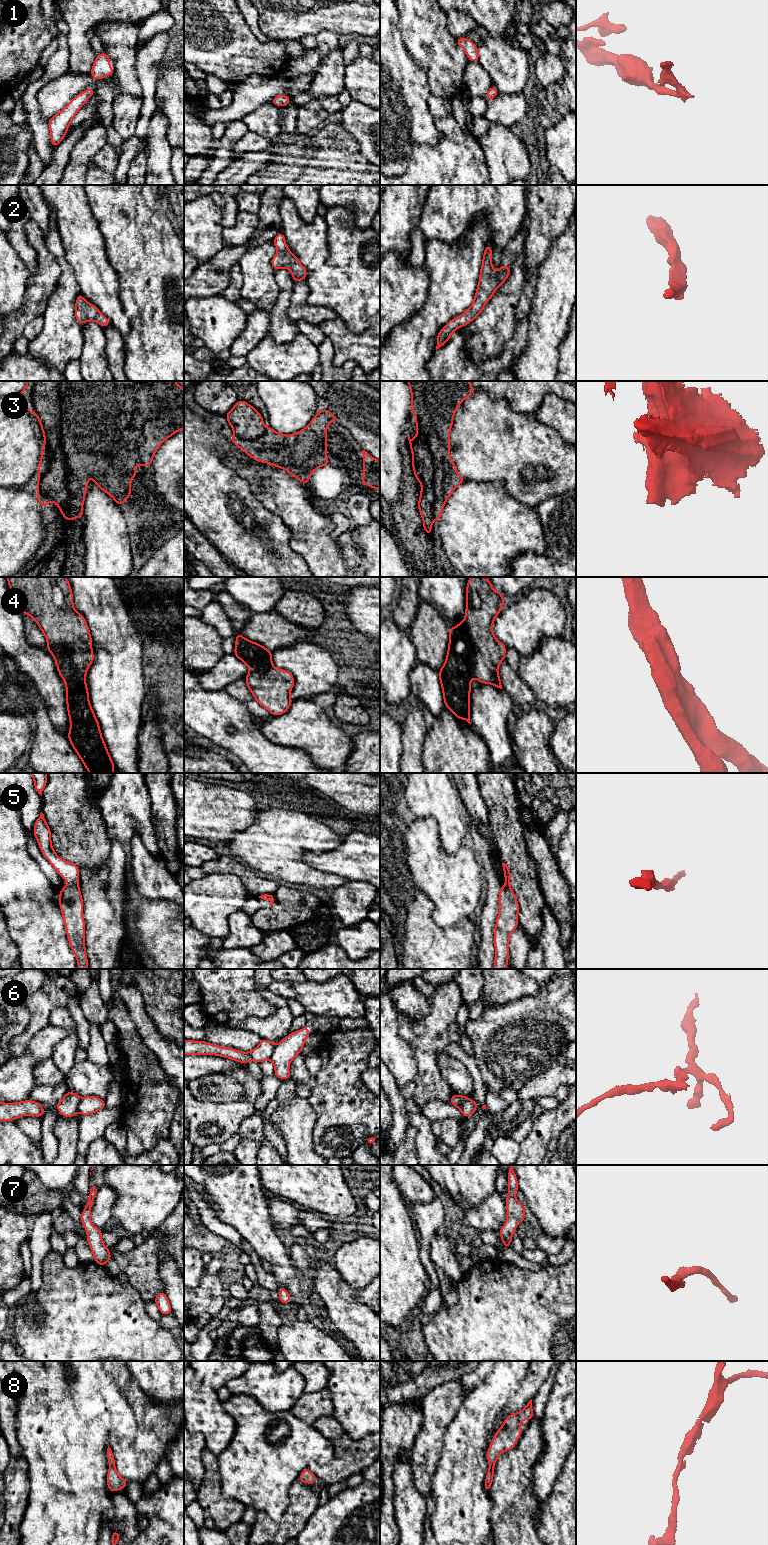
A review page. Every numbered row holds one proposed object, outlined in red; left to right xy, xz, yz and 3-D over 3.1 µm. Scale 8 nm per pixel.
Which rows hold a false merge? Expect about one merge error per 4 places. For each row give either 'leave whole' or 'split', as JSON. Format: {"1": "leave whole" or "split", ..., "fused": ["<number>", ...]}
{"1": "leave whole", "2": "leave whole", "3": "leave whole", "4": "split", "5": "leave whole", "6": "split", "7": "leave whole", "8": "leave whole", "fused": ["4", "6"]}

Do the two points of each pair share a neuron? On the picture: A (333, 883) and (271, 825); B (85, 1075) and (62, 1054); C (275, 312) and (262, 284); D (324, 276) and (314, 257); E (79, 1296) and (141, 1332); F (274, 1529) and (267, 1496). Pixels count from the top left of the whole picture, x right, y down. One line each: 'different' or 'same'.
A: same
B: different
C: different
D: different
E: same
F: different

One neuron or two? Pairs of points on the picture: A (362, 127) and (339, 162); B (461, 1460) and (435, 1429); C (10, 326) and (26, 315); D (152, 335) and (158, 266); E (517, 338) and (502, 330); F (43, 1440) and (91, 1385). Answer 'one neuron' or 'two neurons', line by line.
A: two neurons
B: two neurons
C: one neuron
D: one neuron
E: two neurons
F: one neuron

